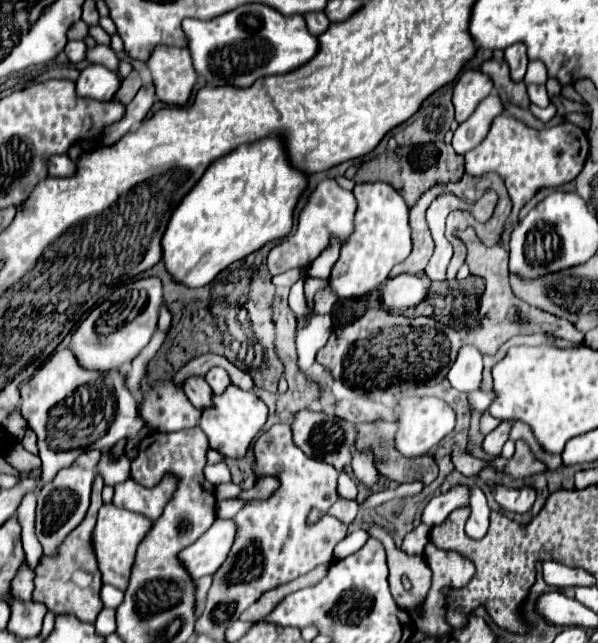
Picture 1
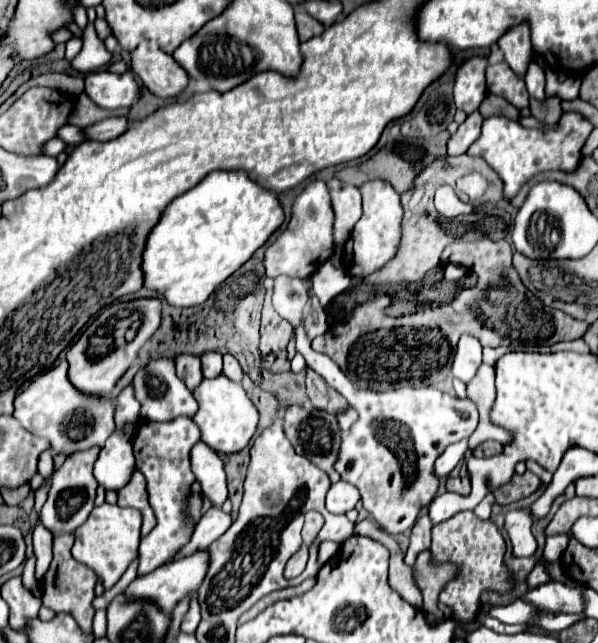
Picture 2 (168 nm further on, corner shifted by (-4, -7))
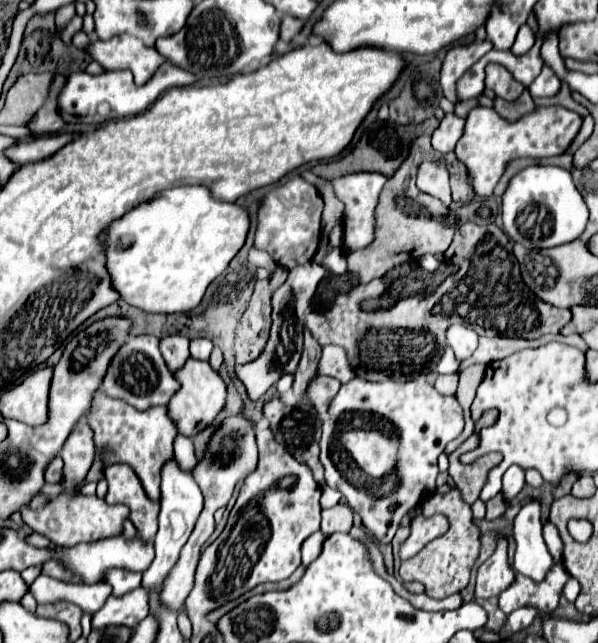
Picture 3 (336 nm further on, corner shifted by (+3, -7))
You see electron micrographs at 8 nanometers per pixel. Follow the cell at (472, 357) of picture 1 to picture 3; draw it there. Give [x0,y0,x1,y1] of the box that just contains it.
[447,324,477,360]

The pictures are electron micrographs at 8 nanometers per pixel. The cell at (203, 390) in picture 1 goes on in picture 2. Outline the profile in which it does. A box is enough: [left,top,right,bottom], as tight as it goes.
[176,354,204,392]

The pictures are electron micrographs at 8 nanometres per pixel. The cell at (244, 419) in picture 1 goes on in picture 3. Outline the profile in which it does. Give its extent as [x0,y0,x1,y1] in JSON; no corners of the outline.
[167,358,227,436]

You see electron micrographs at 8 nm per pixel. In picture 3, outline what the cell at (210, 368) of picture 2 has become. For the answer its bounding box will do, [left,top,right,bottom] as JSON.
[189,338,211,360]

